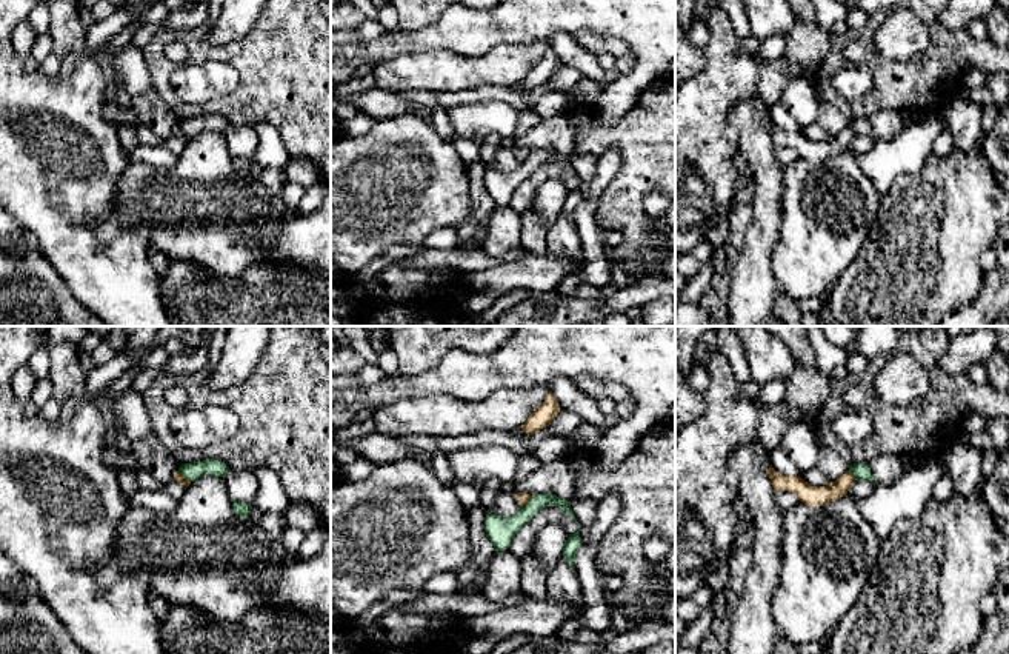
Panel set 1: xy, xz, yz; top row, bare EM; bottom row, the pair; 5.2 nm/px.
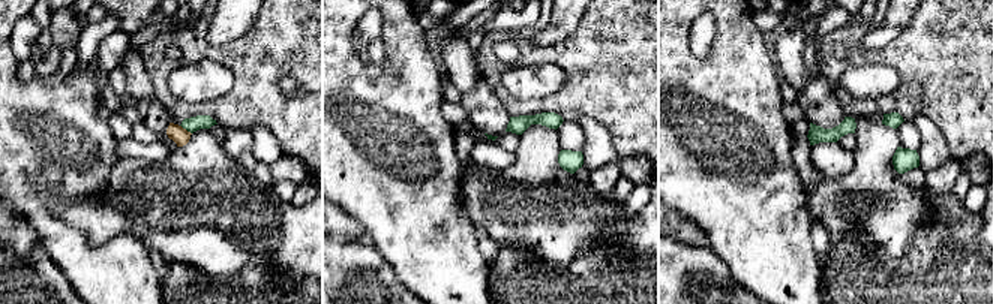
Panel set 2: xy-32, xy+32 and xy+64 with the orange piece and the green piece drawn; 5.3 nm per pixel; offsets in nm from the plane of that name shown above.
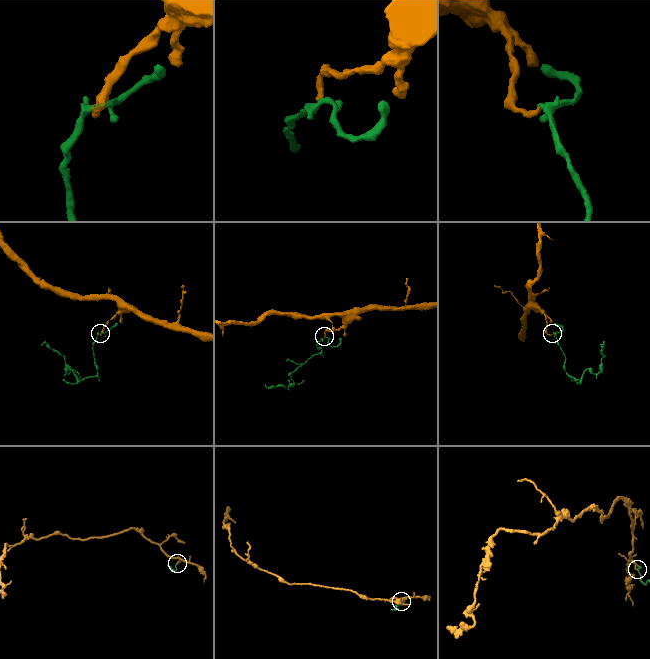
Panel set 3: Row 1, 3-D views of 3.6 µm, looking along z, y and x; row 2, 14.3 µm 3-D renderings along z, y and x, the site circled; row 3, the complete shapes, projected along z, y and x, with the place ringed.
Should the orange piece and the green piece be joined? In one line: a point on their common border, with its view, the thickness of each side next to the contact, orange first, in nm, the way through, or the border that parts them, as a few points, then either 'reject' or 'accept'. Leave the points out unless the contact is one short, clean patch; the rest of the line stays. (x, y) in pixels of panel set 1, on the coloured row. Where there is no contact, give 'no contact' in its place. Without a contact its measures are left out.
meets orange in xz at (528, 500); 60 nm thick on the orange side, 150 nm on the other; border along xz (534, 496), (522, 507); reject

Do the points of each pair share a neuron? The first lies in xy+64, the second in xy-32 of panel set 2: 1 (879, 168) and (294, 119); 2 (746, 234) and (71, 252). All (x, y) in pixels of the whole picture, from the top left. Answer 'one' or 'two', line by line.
1: two
2: one

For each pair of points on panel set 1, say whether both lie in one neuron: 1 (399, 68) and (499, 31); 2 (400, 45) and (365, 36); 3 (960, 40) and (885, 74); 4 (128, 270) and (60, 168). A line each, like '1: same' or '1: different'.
1: different
2: different
3: same
4: same

